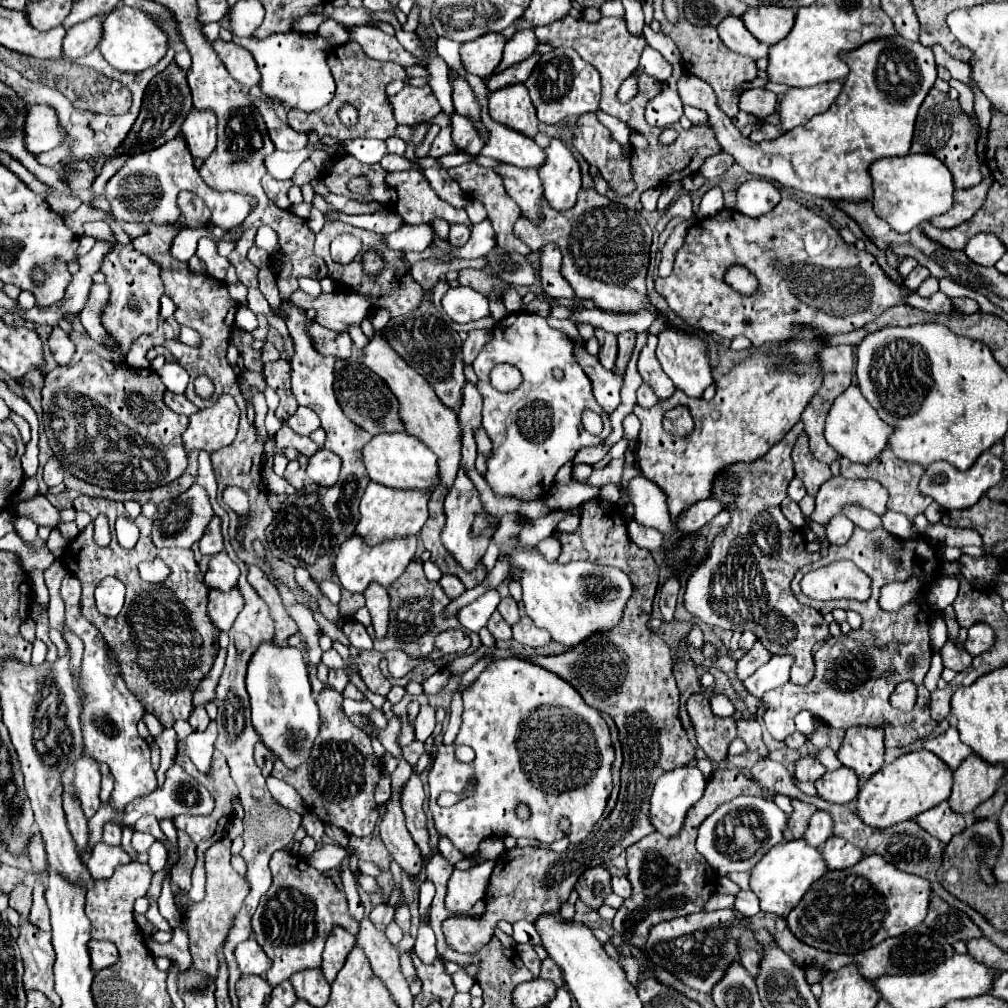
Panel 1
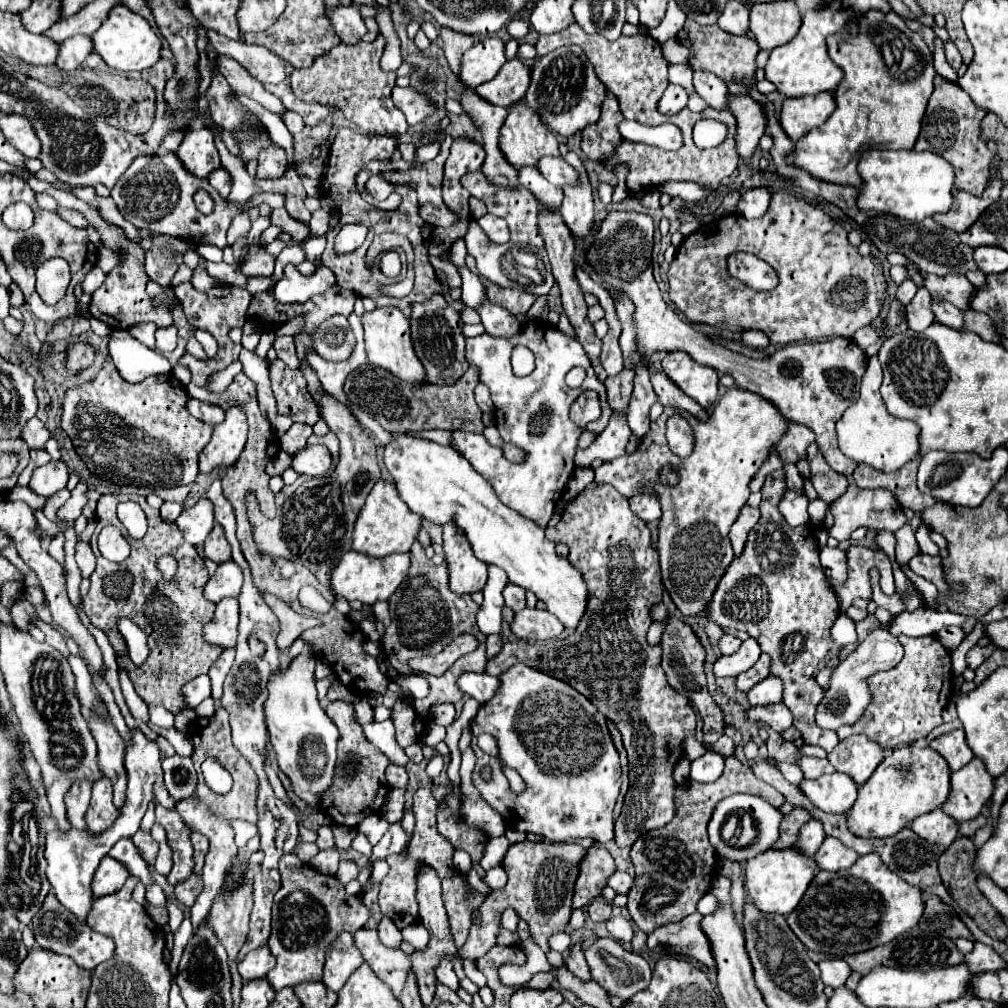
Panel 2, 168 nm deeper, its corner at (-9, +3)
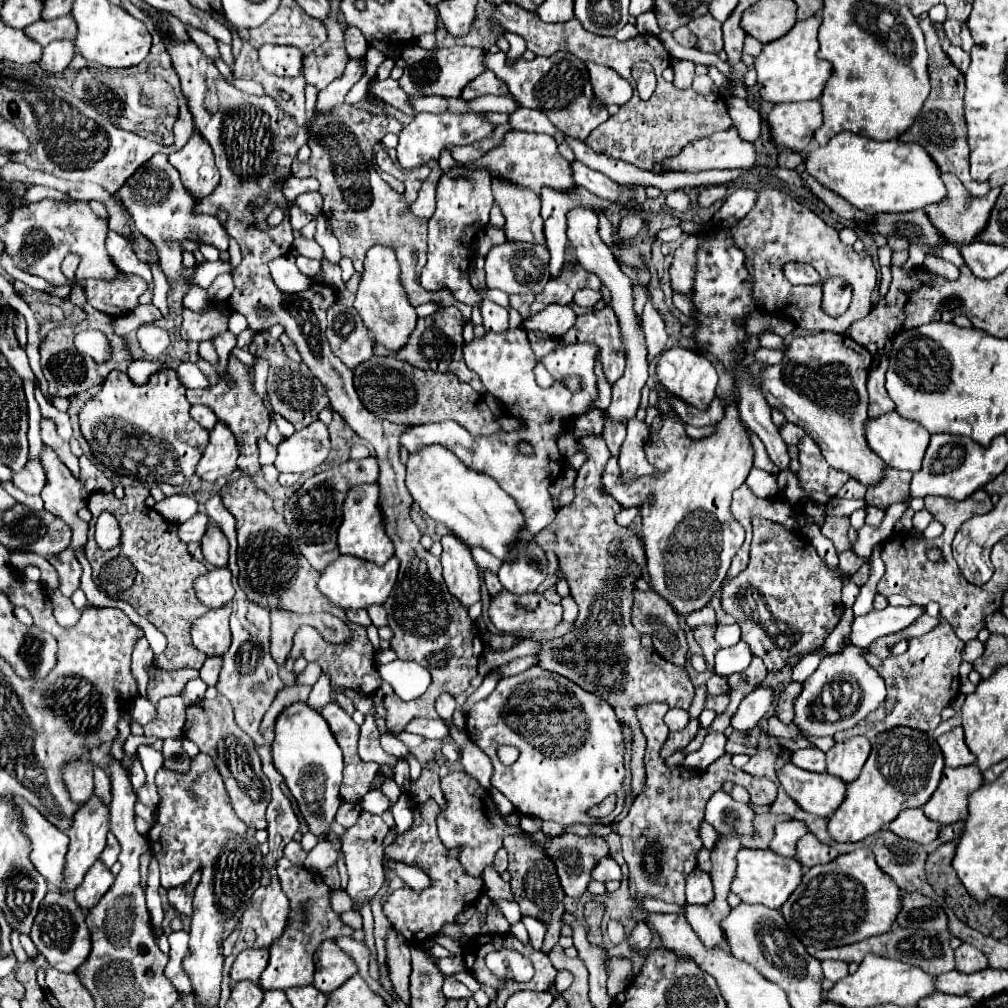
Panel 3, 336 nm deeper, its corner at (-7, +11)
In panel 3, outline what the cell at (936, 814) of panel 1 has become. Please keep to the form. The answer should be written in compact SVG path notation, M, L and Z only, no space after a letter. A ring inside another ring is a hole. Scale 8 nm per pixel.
M921 808L903 810L889 824L891 832L895 832L901 838L915 840L919 844L931 844L933 840L937 840L939 838L939 828L941 826L937 822L931 822L931 818L927 818Z

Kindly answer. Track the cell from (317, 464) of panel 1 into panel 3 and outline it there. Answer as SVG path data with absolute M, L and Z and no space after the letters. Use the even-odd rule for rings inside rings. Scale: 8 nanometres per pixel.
M319 420L309 424L307 428L295 432L291 438L279 444L279 456L275 460L275 468L279 472L309 472L323 466L331 452L331 440L327 426Z

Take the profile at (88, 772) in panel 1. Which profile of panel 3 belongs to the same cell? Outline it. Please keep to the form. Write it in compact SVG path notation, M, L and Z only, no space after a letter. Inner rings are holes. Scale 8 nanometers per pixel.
M93 794L87 802L83 802L83 806L75 812L71 828L67 830L67 836L71 842L69 842L67 862L65 862L65 884L63 884L61 892L73 892L83 882L85 872L99 860L99 854L103 852L105 842L107 842L107 834L111 830L109 824L111 824L109 806L97 794Z

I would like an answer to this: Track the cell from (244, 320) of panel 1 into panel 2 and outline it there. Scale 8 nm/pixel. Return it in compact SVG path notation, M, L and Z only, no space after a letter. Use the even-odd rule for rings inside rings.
M293 264L285 266L283 276L275 284L274 294L282 304L303 304L311 296L335 286L335 274L327 266L319 266L313 276L303 276Z

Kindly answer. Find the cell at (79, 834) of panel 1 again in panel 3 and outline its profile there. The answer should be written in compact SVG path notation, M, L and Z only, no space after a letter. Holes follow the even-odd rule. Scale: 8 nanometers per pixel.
M77 760L75 764L67 766L63 780L75 804L83 804L93 794L93 768L89 762Z

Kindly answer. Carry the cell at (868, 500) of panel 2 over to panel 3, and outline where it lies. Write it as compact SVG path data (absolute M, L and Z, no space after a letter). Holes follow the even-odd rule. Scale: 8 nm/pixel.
M843 516L843 518L825 518L825 522L821 526L821 532L823 532L823 536L827 536L835 544L837 552L843 552L843 550L847 550L851 546L849 540L847 540L849 528L851 528L849 516Z

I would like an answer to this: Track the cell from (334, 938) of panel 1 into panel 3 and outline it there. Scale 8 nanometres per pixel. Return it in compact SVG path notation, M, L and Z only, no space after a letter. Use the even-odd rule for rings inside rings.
M327 940L317 948L315 956L315 980L313 986L319 988L323 994L331 994L337 990L351 974L355 974L355 962L351 956L345 954L335 940Z

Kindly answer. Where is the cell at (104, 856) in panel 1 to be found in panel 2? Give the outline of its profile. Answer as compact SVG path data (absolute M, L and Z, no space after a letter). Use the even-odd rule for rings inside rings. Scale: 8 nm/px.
M105 856L93 876L93 898L101 898L101 896L121 890L127 878L129 878L129 872L125 870L125 866Z

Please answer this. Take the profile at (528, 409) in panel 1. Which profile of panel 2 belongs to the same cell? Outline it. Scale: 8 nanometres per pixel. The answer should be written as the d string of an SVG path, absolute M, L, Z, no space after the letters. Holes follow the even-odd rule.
M541 320L525 322L521 334L509 340L493 338L489 334L467 338L465 358L469 366L475 366L479 370L479 380L489 386L491 400L495 404L495 426L501 438L505 442L513 442L515 446L523 448L527 452L527 460L523 464L511 464L503 456L503 450L488 444L482 434L462 430L454 431L452 446L469 460L469 464L483 478L489 478L489 484L497 490L501 502L505 502L509 508L517 510L525 518L533 520L541 528L547 528L555 512L555 504L559 502L575 470L573 456L575 456L579 434L583 432L575 422L569 420L569 408L581 392L595 390L599 394L603 412L595 422L587 424L587 430L601 434L601 430L607 426L611 418L605 386L597 378L583 346L577 340L563 334L559 328L549 326L547 322ZM517 344L527 346L535 354L537 366L525 378L517 378L511 370L511 350ZM575 366L583 366L587 370L587 378L581 384L581 388L573 390L565 384L565 374Z

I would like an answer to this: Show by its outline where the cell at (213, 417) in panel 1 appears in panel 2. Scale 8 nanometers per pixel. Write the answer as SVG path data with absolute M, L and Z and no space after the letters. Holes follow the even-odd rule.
M229 408L225 420L215 426L209 446L201 452L199 470L213 472L215 468L231 468L239 460L247 440L247 422L241 408Z

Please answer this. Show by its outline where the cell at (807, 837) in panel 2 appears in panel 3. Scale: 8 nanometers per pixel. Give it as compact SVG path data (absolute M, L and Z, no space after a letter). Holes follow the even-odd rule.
M787 820L775 826L775 838L771 840L771 850L781 854L781 856L795 856L795 846L797 840L807 834L807 826L799 820Z

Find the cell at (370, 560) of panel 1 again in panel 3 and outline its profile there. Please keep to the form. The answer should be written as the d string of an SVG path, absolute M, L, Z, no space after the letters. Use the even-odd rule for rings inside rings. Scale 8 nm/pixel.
M341 554L335 562L331 562L319 580L319 590L339 608L369 608L373 604L383 604L397 580L399 560L391 556L383 566L375 566L373 562L363 562L361 558Z

